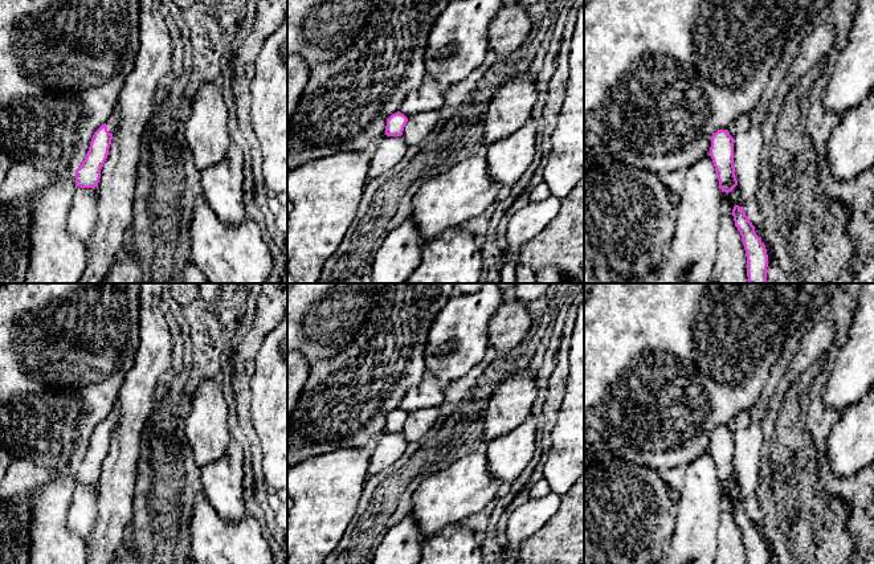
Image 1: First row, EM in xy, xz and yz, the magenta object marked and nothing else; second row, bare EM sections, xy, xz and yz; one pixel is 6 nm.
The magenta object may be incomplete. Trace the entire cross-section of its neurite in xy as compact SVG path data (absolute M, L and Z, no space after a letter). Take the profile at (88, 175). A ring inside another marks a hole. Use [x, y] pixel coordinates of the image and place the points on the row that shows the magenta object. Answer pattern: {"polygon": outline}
{"polygon": "M115 106L107 122L93 135L89 151L82 164L75 169L75 185L81 188L95 188L101 179L101 169L107 159L113 134L118 128L121 111Z"}

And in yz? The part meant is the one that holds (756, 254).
{"polygon": "M735 205L732 209L735 226L740 232L746 257L748 283L765 283L768 254L765 245L755 232L755 226L746 216L744 208Z"}

